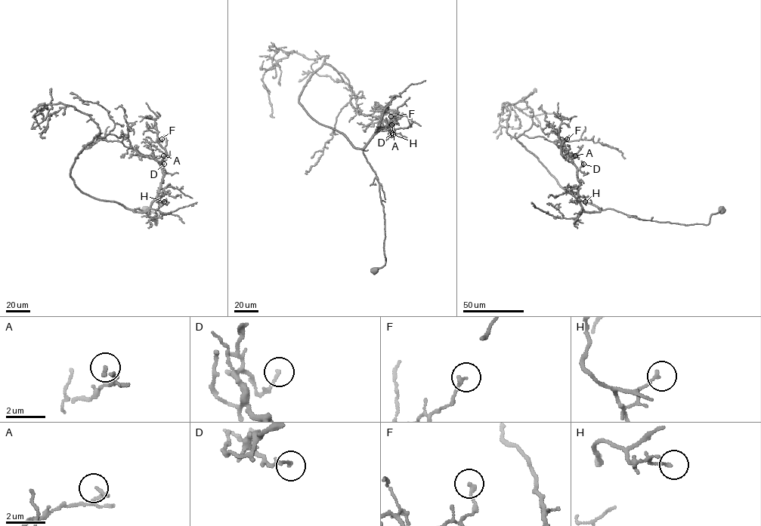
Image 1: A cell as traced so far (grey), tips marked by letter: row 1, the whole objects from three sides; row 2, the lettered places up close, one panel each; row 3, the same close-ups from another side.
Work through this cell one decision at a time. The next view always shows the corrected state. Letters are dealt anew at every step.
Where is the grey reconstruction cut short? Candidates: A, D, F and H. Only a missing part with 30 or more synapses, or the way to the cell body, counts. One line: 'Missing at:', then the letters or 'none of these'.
Missing at: none of these

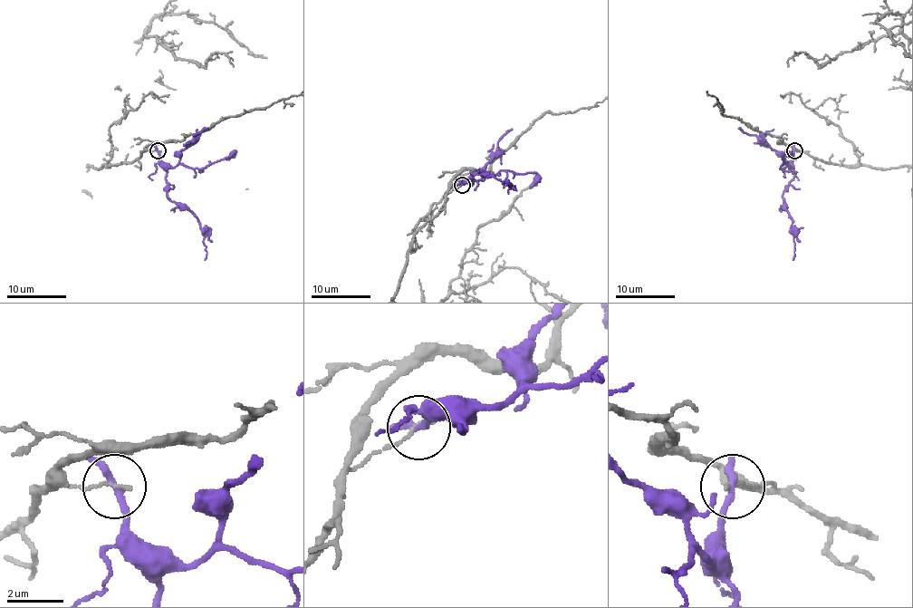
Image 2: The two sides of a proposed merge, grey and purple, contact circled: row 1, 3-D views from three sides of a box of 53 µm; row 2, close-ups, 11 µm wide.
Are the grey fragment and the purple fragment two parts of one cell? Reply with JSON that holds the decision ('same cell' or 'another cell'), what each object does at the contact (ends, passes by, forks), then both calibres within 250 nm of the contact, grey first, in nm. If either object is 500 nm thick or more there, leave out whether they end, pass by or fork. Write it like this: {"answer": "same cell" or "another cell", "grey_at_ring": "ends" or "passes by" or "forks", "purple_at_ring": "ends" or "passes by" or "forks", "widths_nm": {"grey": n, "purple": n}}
{"answer": "another cell", "grey_at_ring": "ends", "purple_at_ring": "passes by", "widths_nm": {"grey": 120, "purple": 240}}

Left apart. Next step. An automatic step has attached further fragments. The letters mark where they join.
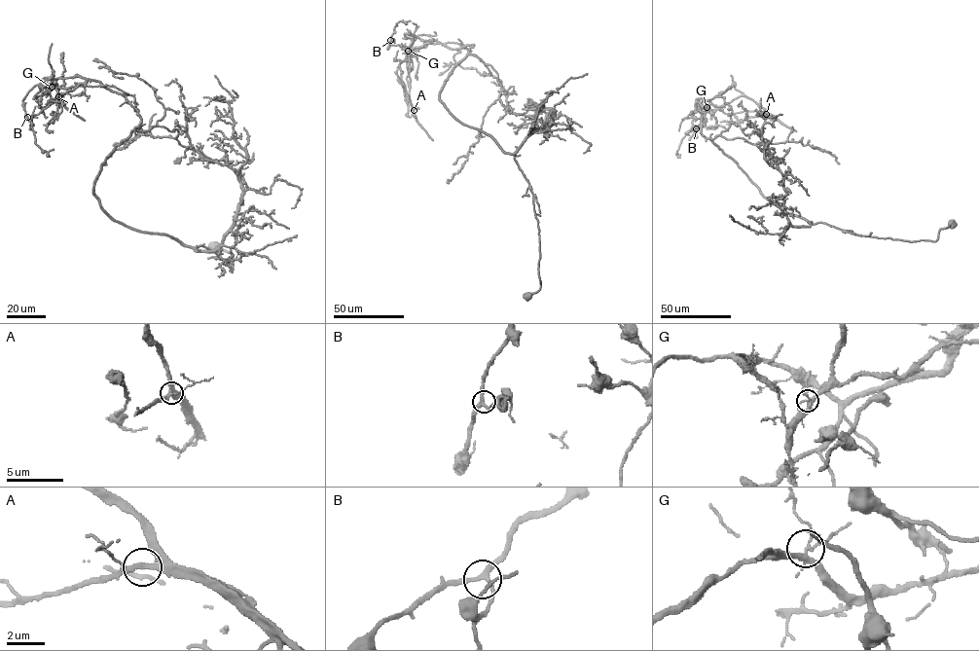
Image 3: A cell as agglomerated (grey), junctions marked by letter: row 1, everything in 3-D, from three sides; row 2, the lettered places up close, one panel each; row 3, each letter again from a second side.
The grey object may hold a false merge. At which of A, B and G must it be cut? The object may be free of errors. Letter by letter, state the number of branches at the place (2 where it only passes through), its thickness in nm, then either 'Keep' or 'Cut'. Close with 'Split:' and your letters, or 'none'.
A: Branches: 3. Thickness 190 nm. Keep
B: Branches: 3. Thickness 240 nm. Keep
G: Branches: 5. Thickness 190 nm. Cut
Split: G

